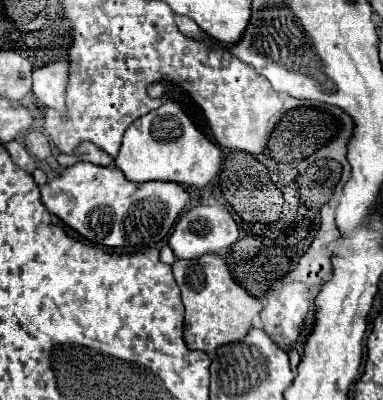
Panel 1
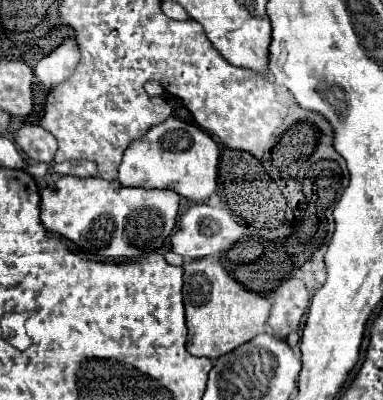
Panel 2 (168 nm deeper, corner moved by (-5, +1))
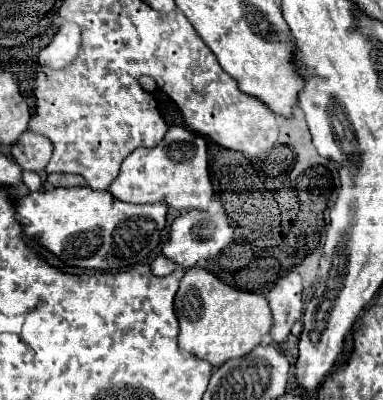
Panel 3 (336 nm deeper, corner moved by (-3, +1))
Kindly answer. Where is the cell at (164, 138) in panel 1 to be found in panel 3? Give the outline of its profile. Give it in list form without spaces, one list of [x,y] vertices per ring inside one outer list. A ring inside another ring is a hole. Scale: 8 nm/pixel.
[[[171,126],[159,146],[135,148],[119,170],[119,176],[111,182],[109,192],[131,204],[165,202],[177,210],[207,210],[213,198],[213,184],[209,178],[207,140],[193,134],[185,126]]]

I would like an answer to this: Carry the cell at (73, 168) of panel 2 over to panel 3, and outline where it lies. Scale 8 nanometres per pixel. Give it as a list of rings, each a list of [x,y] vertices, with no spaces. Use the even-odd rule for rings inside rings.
[[[49,174],[47,180],[53,186],[85,186],[83,178],[79,178],[79,174]]]

